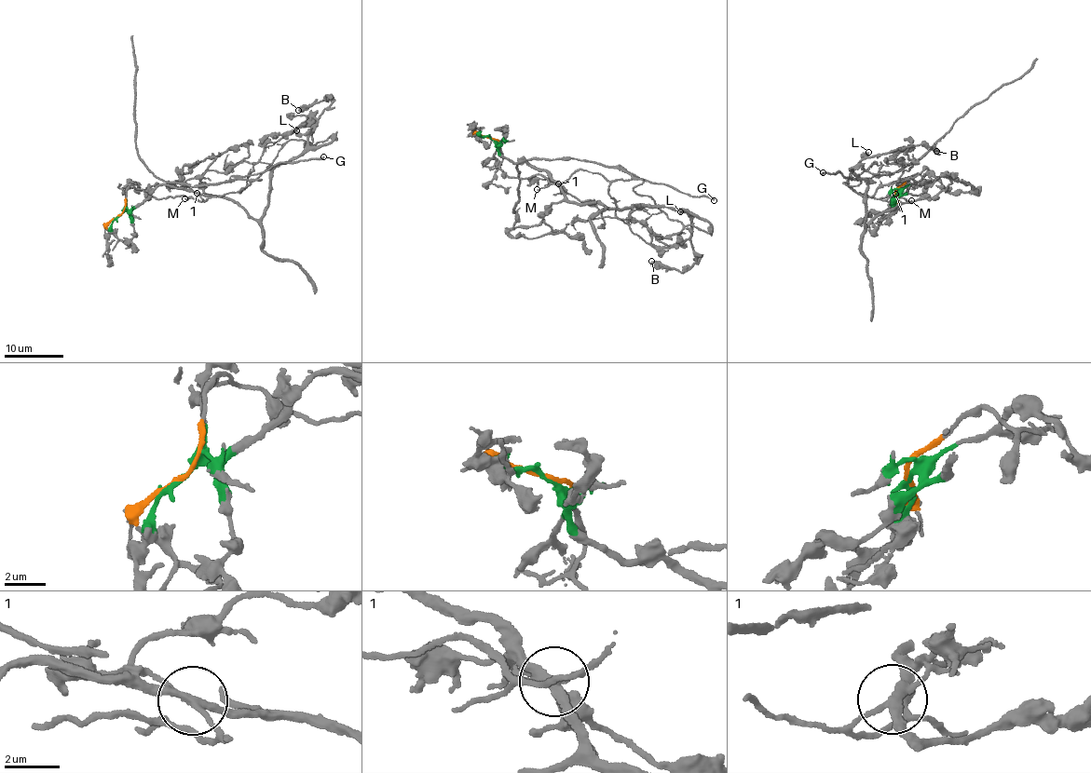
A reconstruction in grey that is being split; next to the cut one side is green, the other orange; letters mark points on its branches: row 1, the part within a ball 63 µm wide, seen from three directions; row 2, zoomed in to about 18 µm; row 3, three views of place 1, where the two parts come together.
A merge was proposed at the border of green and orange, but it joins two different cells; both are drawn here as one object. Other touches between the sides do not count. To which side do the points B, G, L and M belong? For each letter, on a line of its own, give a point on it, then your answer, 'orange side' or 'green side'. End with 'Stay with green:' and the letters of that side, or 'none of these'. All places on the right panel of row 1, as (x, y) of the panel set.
B: place (936, 151); green side
G: place (823, 172); orange side
L: place (868, 152); green side
M: place (911, 200); orange side
Stay with green: B, L

